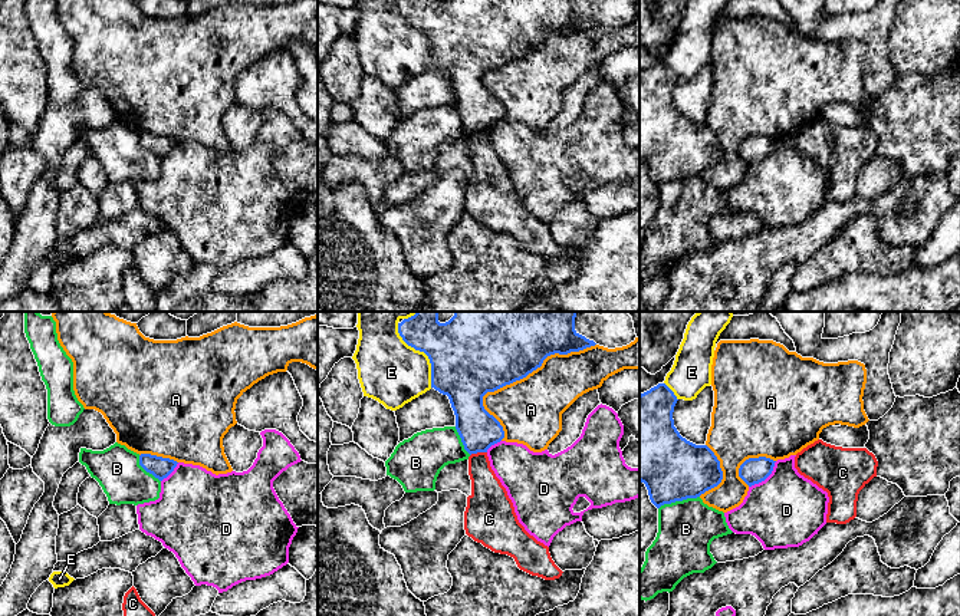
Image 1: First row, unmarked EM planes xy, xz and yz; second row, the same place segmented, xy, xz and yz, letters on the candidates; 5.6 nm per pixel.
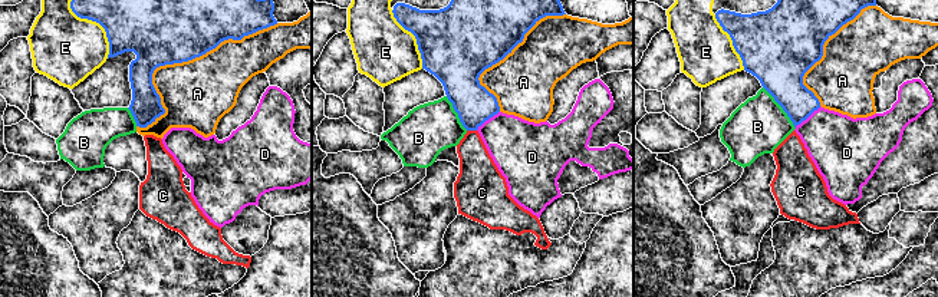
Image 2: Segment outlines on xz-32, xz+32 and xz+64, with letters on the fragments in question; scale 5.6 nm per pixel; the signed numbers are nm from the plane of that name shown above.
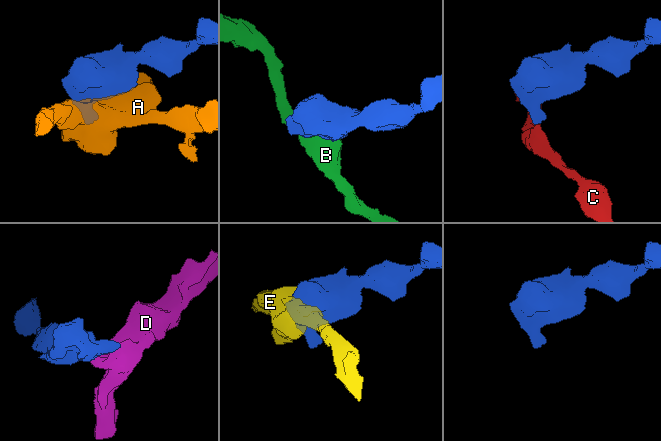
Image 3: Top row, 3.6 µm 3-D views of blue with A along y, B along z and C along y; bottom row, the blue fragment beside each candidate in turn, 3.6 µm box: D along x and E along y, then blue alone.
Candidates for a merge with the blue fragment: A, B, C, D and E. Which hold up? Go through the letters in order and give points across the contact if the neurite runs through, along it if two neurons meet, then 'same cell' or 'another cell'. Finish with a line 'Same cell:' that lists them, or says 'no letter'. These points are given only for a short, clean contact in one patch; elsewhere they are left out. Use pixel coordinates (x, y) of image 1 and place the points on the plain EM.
A: another cell
B: another cell
C: another cell
D: another cell
E: another cell
Same cell: no letter

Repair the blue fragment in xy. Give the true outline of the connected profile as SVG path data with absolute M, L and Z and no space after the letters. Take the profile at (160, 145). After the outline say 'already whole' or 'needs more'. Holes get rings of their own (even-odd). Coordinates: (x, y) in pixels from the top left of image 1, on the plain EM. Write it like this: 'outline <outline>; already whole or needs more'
outline M151 132L139 134L139 144L160 159L167 157L174 149L177 142L178 141L174 138L162 136Z; already whole

